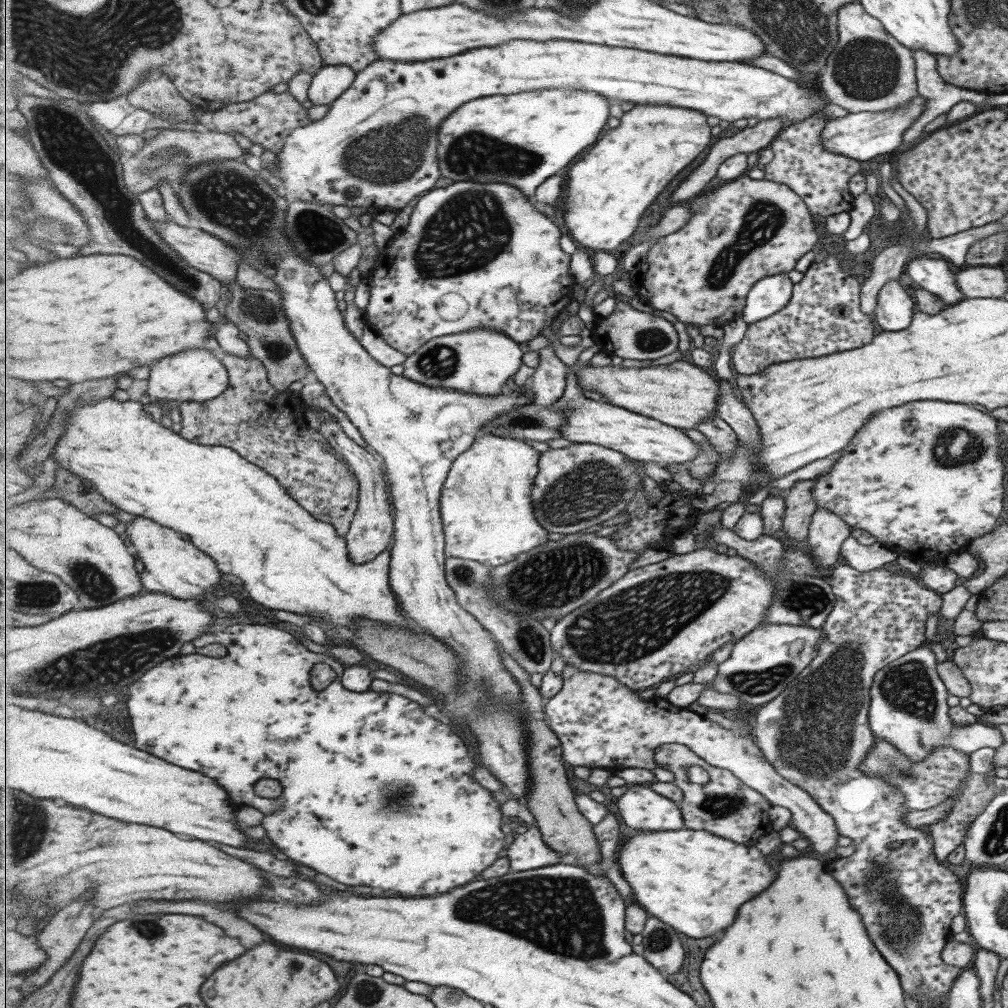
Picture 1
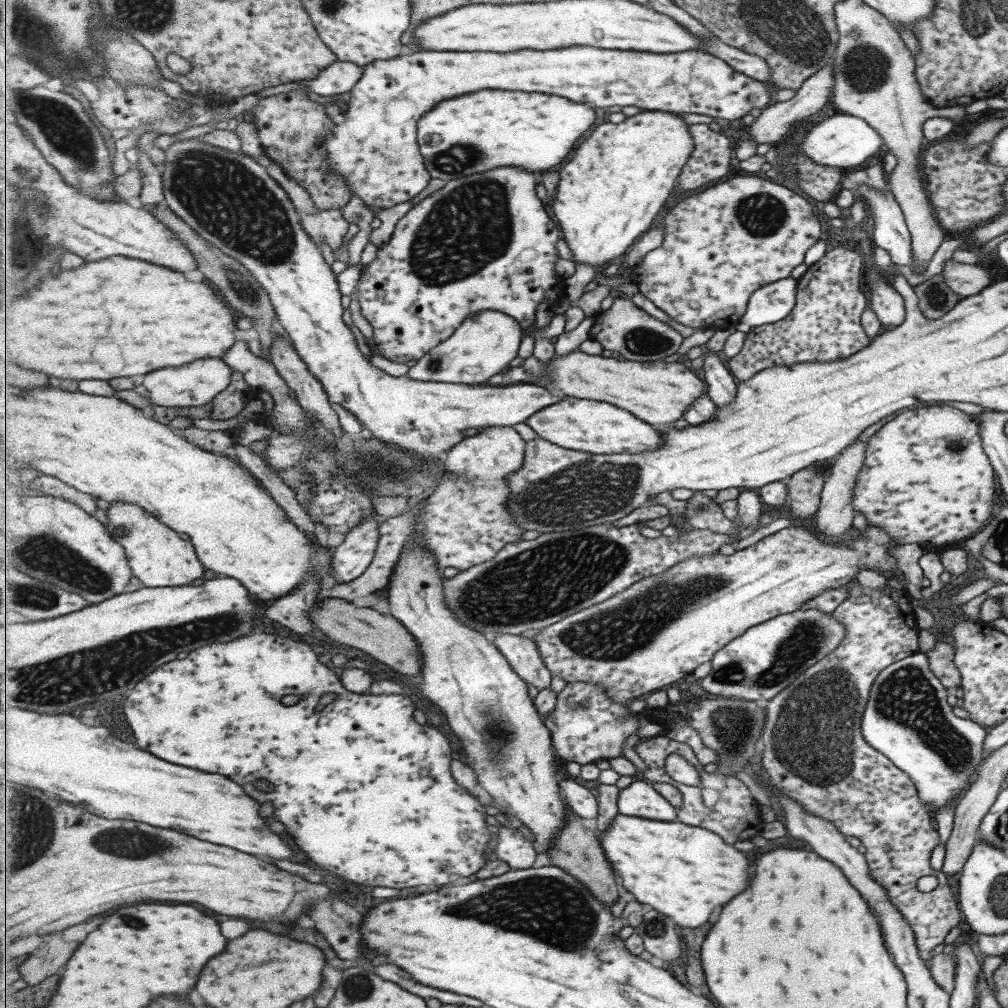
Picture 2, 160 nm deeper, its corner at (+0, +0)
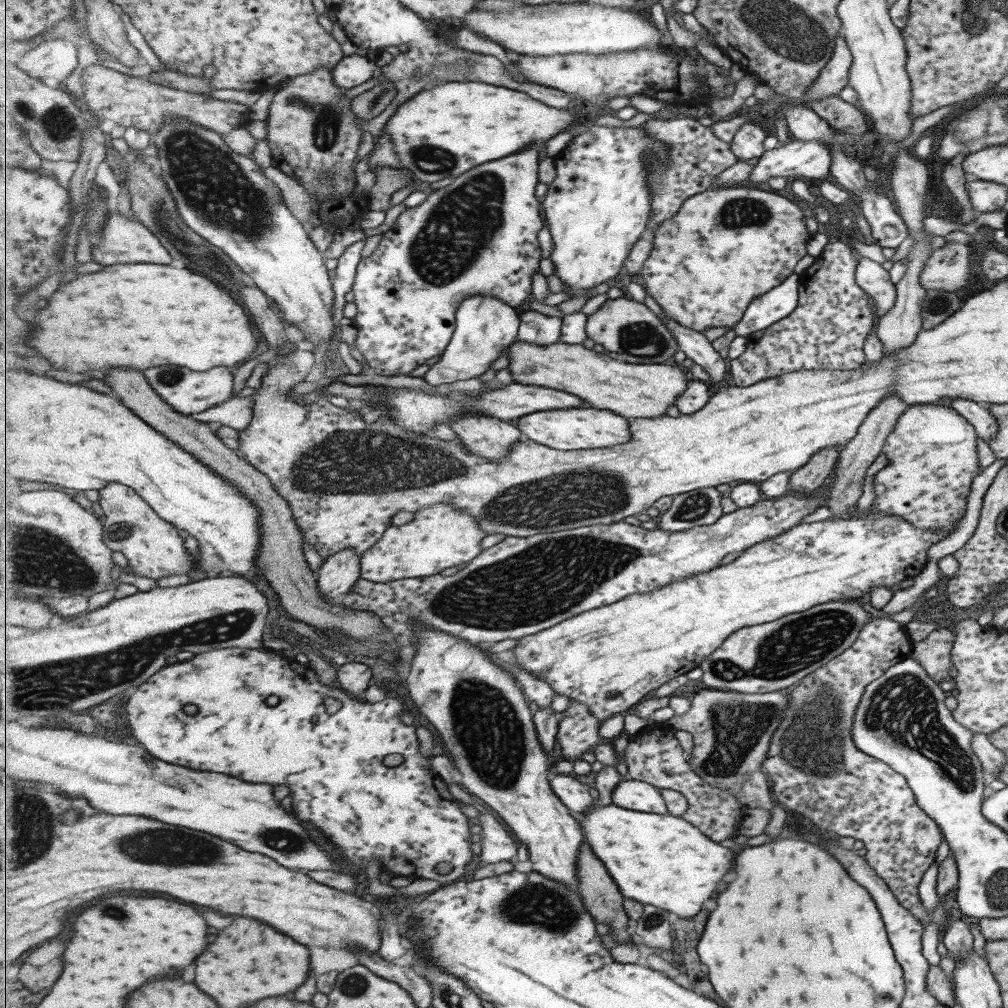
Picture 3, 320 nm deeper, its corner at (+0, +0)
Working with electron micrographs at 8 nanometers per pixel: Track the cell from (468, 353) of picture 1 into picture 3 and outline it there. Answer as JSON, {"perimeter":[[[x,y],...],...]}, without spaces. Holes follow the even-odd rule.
{"perimeter":[[[471,296],[458,308],[456,329],[447,350],[424,374],[427,384],[441,388],[451,382],[477,378],[489,370],[501,354],[506,353],[512,344],[519,340],[520,312],[514,306],[493,298],[493,296]]]}

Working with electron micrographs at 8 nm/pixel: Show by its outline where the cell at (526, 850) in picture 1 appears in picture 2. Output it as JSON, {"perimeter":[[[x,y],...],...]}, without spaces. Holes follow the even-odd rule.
{"perimeter":[[[501,826],[496,832],[498,833],[498,841],[491,858],[508,862],[514,869],[521,870],[531,868],[537,862],[537,850],[533,848],[533,838],[525,837],[518,829],[506,826]]]}

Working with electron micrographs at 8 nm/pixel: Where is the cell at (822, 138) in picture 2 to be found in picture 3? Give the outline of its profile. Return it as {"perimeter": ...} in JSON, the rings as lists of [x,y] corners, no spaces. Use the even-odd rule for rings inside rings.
{"perimeter":[[[790,139],[781,146],[763,152],[763,156],[751,172],[749,181],[755,184],[767,183],[771,177],[781,177],[787,181],[801,179],[807,182],[813,179],[825,179],[829,166],[831,166],[831,150],[826,142]]]}

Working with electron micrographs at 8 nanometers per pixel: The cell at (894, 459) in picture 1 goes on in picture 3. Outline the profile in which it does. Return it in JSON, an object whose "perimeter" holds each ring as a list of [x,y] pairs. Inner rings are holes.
{"perimeter":[[[934,403],[908,405],[898,416],[880,450],[888,463],[873,476],[875,498],[870,507],[885,514],[899,515],[920,529],[951,532],[964,515],[970,482],[982,471],[977,464],[976,438],[973,425],[951,407]]]}

